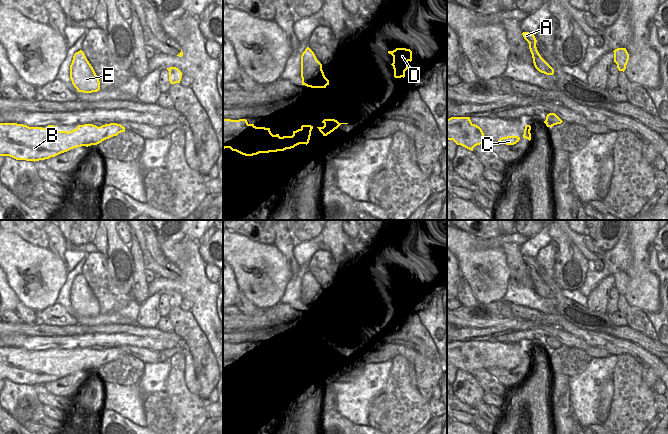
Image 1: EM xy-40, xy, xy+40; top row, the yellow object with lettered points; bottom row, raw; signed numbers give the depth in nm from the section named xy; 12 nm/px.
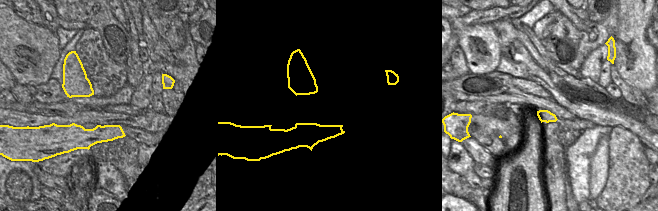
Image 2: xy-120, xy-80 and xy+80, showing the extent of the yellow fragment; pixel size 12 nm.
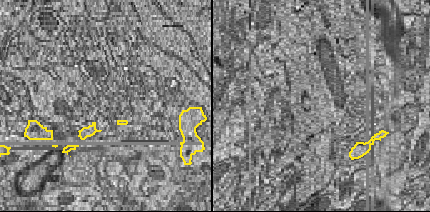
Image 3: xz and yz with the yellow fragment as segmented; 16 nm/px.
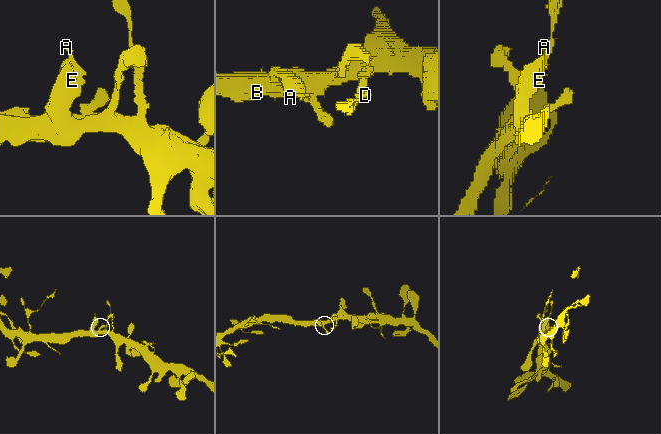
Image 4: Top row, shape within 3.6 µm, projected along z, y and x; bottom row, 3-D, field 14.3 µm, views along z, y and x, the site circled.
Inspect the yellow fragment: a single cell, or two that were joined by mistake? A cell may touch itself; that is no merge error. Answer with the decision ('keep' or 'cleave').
keep

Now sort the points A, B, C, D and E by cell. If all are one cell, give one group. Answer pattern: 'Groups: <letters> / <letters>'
Groups: A B C D E

